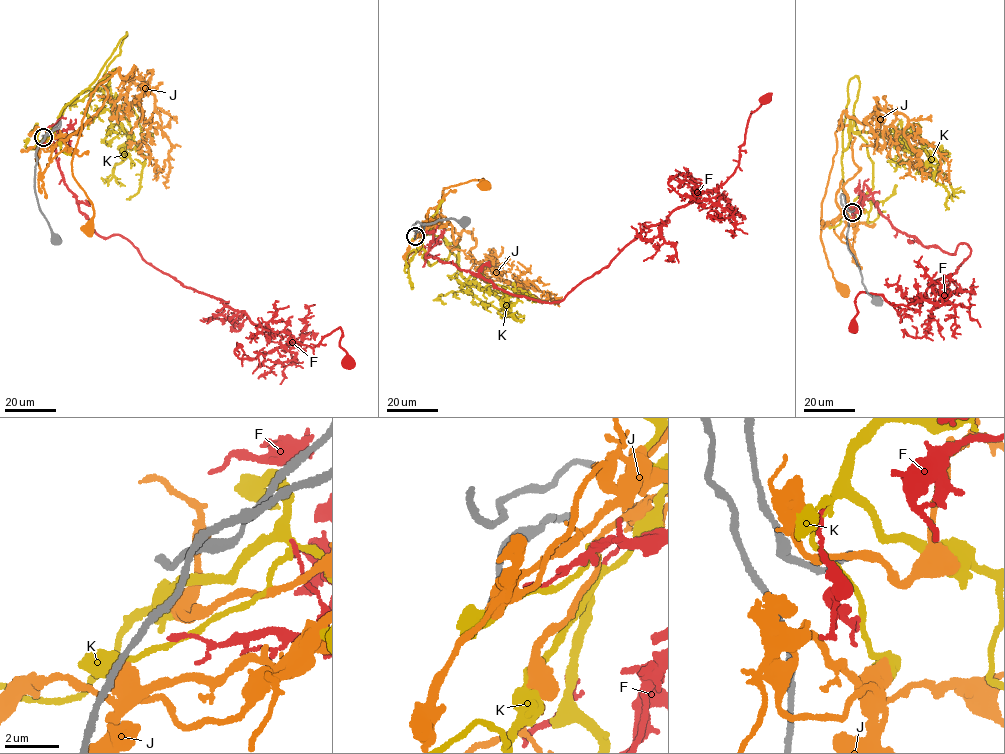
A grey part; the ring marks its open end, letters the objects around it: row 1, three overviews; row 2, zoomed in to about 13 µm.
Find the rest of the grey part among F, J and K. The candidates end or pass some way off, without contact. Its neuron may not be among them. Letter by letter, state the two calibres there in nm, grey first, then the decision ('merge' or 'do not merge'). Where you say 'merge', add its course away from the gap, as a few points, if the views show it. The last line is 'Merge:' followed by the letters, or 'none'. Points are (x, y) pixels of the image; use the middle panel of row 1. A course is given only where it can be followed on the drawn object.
F: 280 nm thick on the grey side, 200 nm on the other; do not merge
J: 280 nm thick on the grey side, 280 nm on the other; do not merge
K: 280 nm thick on the grey side, 190 nm on the other; do not merge
Merge: none

